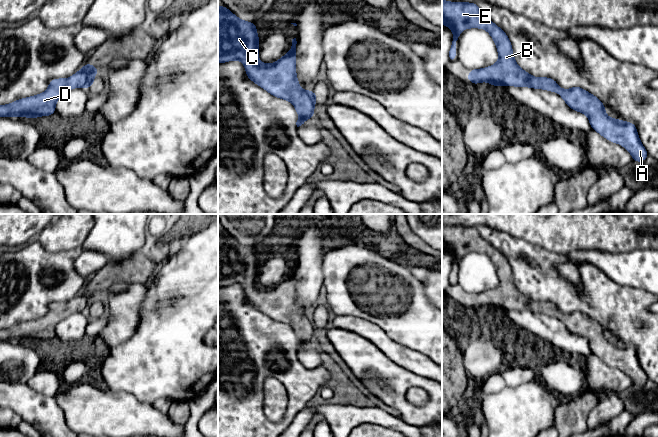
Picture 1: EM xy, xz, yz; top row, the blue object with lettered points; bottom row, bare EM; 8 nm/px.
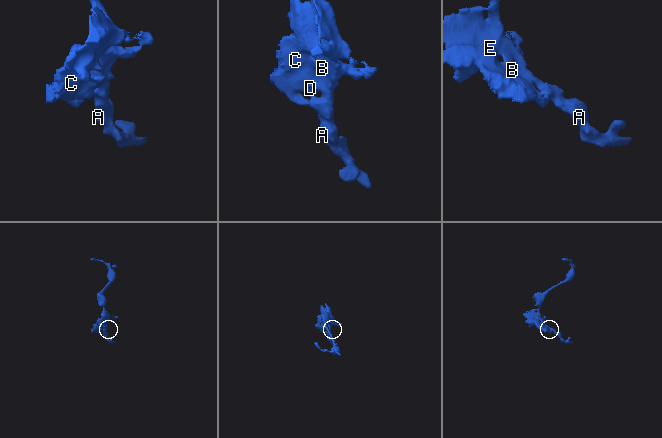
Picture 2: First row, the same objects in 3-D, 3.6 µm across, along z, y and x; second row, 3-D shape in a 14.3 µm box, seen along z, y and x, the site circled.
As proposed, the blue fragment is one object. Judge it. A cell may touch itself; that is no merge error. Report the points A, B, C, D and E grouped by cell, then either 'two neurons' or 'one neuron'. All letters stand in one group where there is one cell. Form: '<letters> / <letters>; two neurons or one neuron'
A B C D E; one neuron

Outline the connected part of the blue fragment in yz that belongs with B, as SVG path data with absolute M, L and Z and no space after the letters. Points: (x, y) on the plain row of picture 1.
M442 223L442 248L452 254L453 265L449 275L450 283L456 280L456 265L461 255L467 252L481 252L493 262L499 279L496 288L483 293L472 293L466 299L469 306L477 309L486 305L491 310L516 310L545 313L557 316L567 330L587 339L591 352L613 367L626 372L635 386L644 386L649 380L642 369L633 346L609 342L601 324L588 315L573 310L564 314L550 302L537 302L521 293L513 279L512 269L507 258L479 234L478 227L448 226Z

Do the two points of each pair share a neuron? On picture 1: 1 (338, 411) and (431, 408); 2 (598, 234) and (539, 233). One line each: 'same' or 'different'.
1: different
2: same

